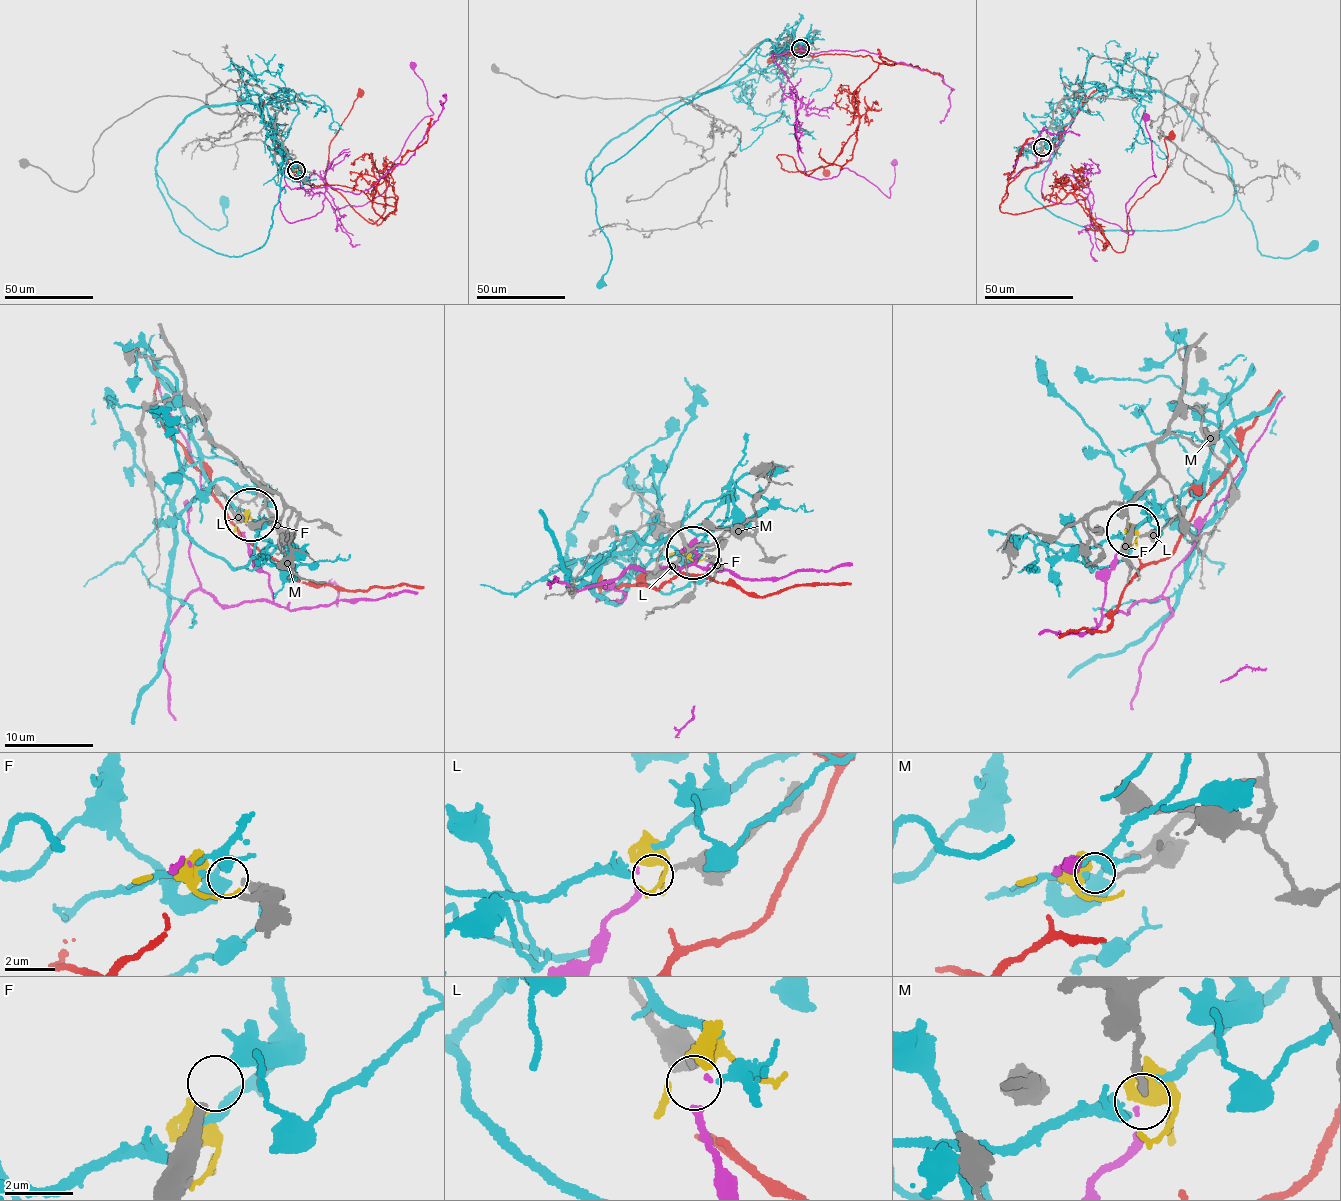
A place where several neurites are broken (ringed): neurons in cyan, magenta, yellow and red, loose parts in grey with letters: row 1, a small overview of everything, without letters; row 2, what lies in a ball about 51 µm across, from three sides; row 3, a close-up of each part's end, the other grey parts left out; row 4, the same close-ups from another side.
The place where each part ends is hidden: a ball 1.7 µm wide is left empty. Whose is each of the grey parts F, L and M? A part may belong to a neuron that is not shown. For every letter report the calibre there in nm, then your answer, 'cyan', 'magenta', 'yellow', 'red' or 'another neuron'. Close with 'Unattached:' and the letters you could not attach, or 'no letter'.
F: 260 nm thick; cyan
L: 240 nm thick; magenta
M: 160 nm thick; yellow
Unattached: no letter

